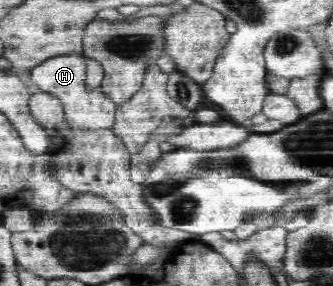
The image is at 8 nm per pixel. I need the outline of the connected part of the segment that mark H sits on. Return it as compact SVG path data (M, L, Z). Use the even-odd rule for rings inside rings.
M55 55L44 60L30 71L28 82L35 84L41 92L54 96L65 105L67 121L75 127L111 127L114 123L116 104L113 97L103 91L101 84L91 87L87 83L86 62L81 55Z

